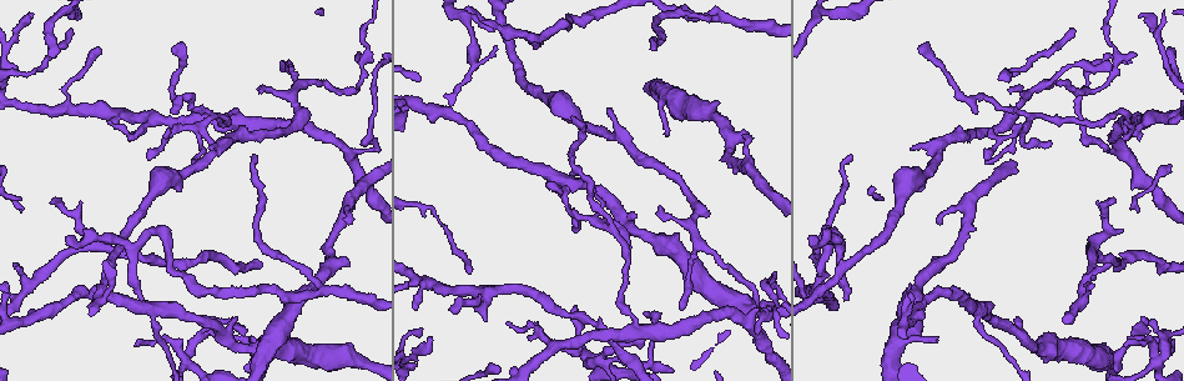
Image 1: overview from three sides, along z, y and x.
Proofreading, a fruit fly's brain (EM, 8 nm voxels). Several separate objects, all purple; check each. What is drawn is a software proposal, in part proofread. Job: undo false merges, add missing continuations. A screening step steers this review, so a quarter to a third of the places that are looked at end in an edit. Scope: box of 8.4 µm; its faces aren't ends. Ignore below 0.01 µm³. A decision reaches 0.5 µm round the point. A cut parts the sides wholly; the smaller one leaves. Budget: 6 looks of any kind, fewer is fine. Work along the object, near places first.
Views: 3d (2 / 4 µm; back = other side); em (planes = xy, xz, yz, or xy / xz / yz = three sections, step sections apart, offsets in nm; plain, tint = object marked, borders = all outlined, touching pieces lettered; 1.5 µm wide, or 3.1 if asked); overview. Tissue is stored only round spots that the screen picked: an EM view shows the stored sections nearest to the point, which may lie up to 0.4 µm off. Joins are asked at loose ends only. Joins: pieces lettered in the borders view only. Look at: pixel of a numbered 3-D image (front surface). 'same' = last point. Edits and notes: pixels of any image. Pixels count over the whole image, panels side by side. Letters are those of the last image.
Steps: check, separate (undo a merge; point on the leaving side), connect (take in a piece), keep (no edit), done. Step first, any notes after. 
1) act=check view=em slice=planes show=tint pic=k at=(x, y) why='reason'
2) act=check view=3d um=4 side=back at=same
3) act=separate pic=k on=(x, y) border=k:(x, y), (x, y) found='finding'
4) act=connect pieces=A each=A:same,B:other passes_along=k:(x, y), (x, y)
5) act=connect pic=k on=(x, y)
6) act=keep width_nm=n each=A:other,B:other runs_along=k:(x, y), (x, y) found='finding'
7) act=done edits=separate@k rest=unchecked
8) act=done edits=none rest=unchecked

act=check view=3d um=4 pic=1 at=(541, 43) why='an open end'

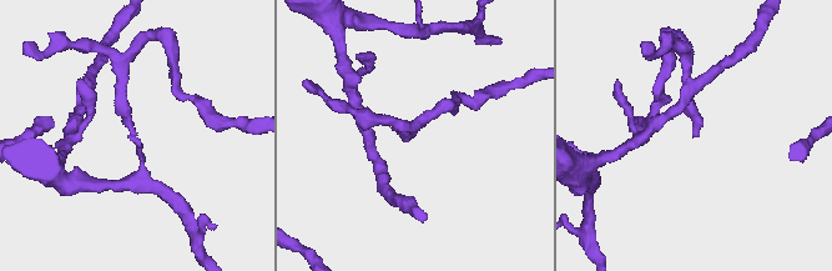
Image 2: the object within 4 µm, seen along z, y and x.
act=check view=em slice=yz step=8 show=tint pic=2 at=(136, 135) why='now the EM'

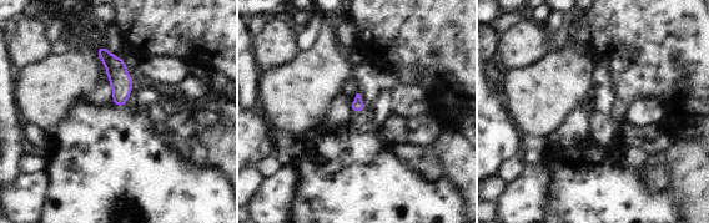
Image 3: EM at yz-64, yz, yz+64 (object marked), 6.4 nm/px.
act=check view=em slice=yz step=8 show=borders at=same why='see the neighbours'

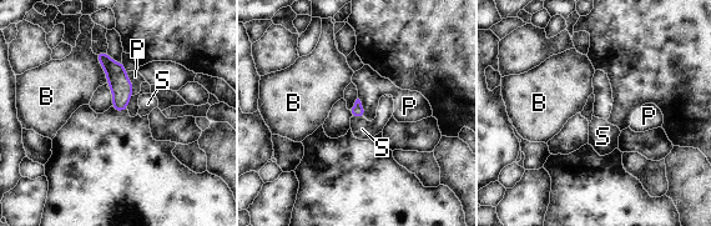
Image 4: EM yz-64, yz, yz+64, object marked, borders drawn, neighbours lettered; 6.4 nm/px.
act=connect pieces=S each=B:other,P:other,S:same passes_along=4:(357, 110), (358, 116), (362, 129) found='the neuron continues'

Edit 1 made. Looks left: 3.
act=check view=em slice=xy step=8 show=borders pic=1 at=(209, 148) why='branch stops here'

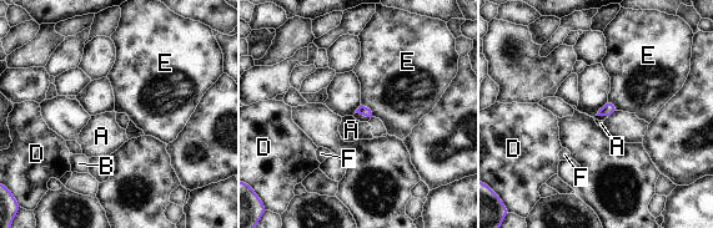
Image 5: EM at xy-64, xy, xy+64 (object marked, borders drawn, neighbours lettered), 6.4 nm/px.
act=connect pieces=B each=A:other,B:same,D:other,E:other,F:other passes_along=5:(361, 110), (363, 115), (360, 117) found='it goes on there'

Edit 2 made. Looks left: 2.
act=check view=em slice=yz step=8 show=borders pic=1 at=(282, 63) why='an open end'

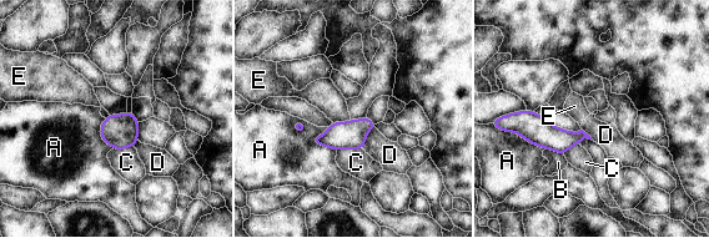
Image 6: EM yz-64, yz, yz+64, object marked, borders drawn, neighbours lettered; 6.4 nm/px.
act=check view=em slice=xy step=8 show=borders at=same why='cut it another way'

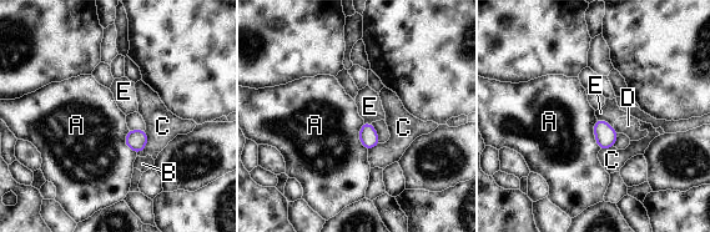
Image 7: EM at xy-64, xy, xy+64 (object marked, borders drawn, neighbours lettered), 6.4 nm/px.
act=keep width_nm=130 longest_contact=A:200nm each=A:other,B:other,C:other,D:other,E:other found='no lettered piece goes on from it'

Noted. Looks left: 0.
act=done edits=connect@4,connect@5 rest=unchecked

